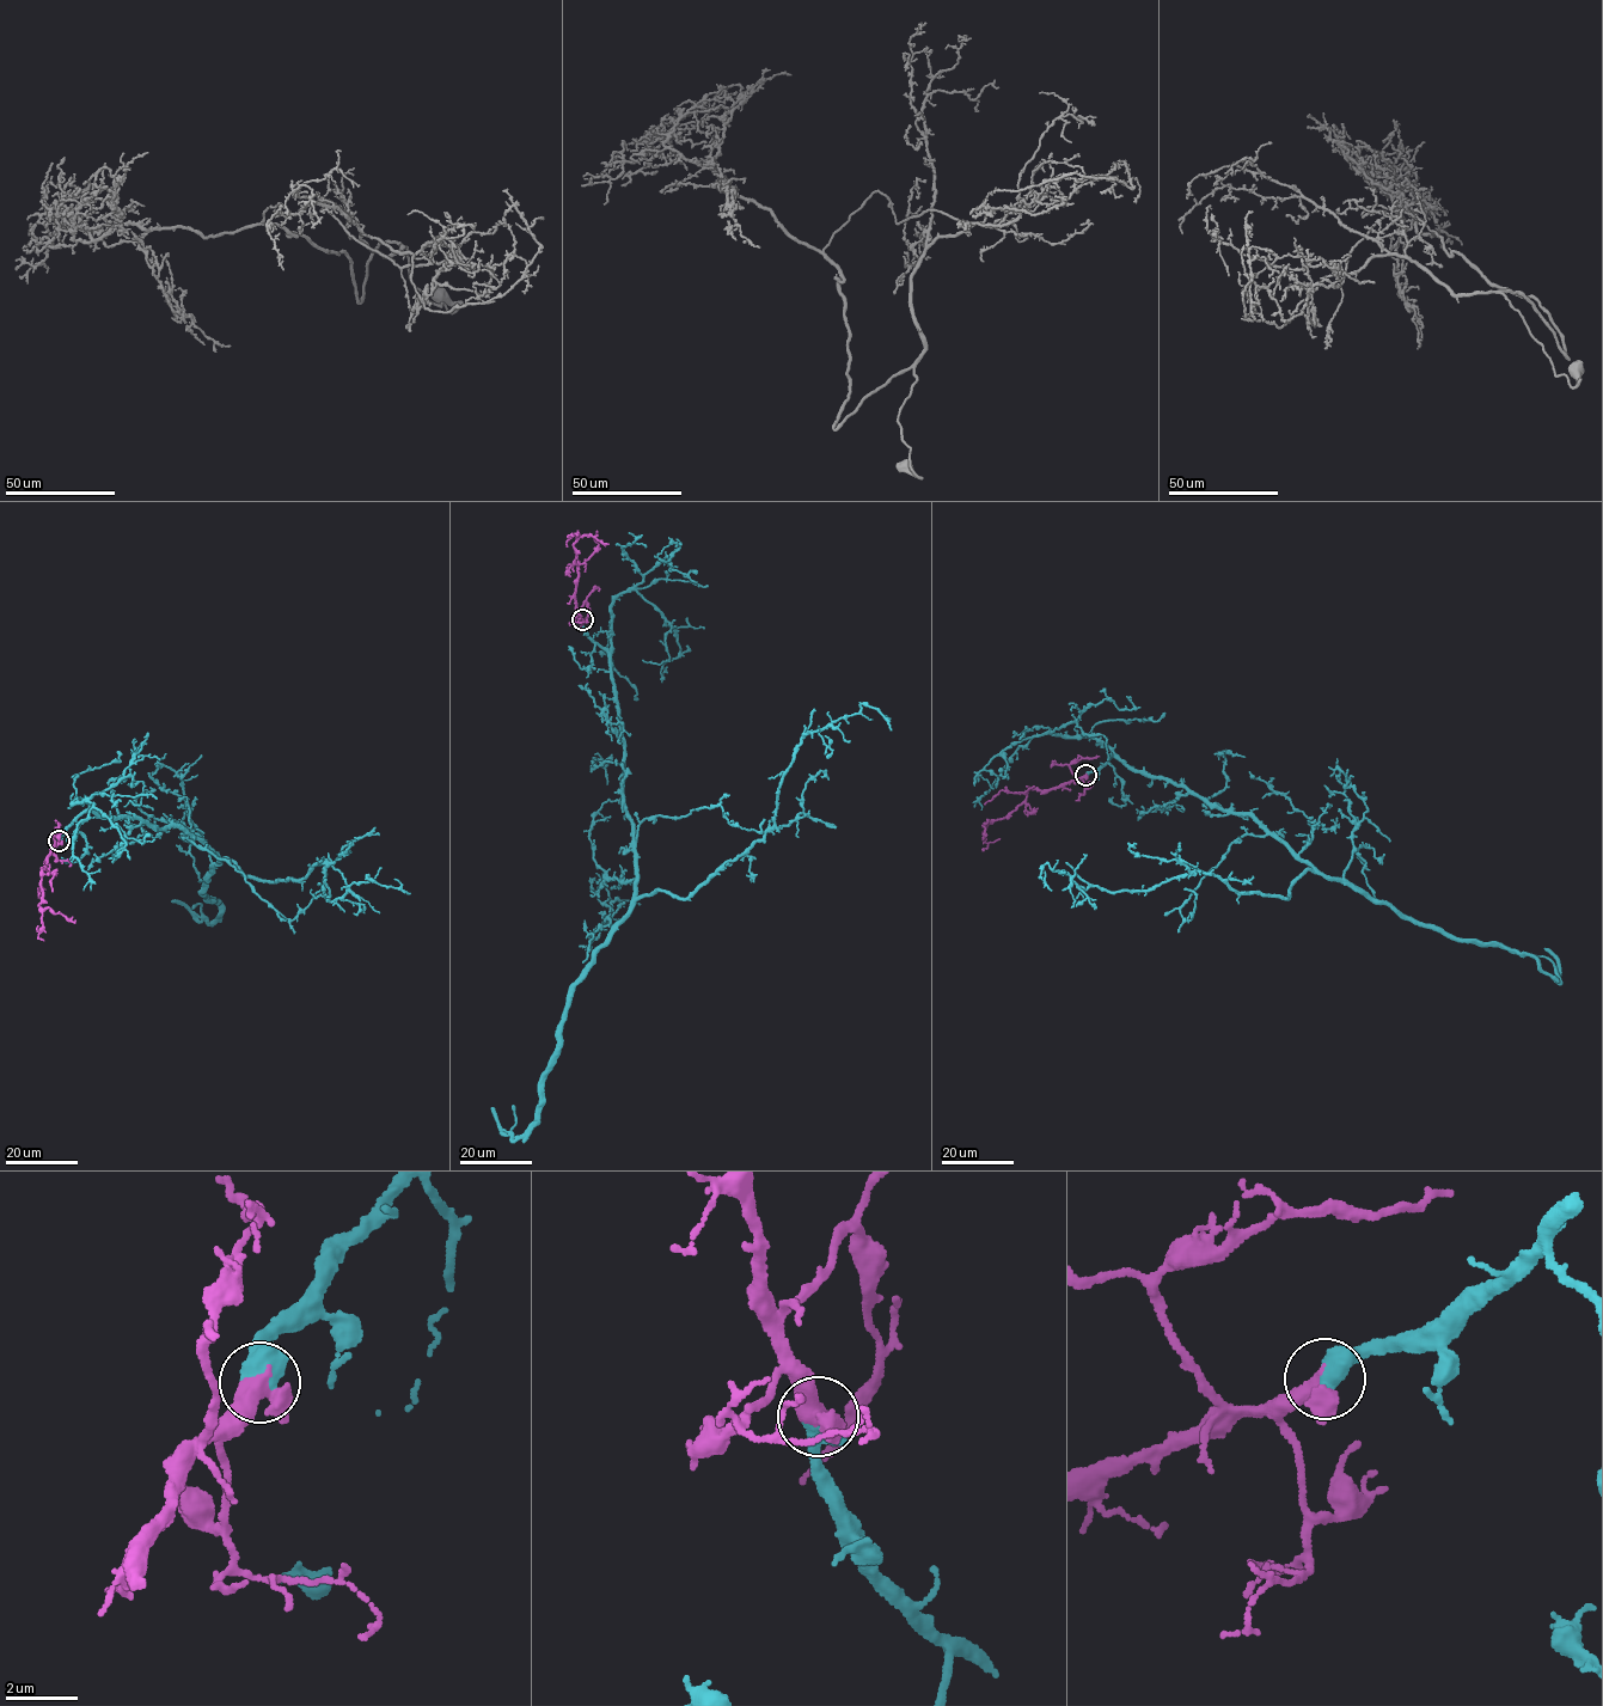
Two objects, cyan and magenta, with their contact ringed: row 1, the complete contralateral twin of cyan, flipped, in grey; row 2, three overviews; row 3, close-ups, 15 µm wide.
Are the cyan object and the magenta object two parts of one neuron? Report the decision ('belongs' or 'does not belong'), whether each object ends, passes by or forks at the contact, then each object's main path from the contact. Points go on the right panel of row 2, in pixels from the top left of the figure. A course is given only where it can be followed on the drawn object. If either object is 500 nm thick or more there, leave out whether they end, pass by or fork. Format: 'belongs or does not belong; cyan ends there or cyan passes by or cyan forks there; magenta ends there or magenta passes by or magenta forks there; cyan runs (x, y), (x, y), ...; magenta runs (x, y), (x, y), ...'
belongs; cyan runs (1085, 774), (1115, 756), (1182, 784), (1313, 870), (1285, 899), (1192, 873), (1085, 890), (1046, 863), (1051, 890); magenta runs (1085, 775), (1042, 790), (1031, 788), (1027, 799), (1005, 817), (986, 820), (983, 837)

